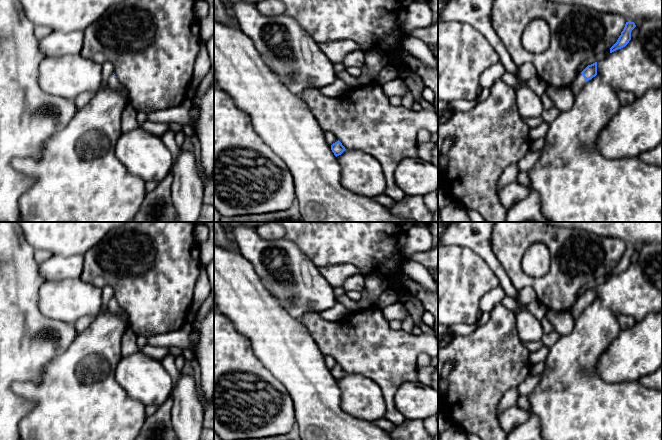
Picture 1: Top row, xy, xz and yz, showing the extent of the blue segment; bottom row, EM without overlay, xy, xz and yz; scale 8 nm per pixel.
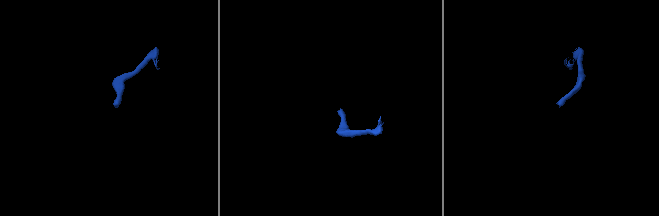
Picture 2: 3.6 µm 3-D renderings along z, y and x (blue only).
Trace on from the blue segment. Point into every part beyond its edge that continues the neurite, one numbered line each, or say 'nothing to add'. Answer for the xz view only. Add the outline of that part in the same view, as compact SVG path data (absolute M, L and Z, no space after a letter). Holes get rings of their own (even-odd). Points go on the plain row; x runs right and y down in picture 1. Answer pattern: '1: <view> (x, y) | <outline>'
nothing to add

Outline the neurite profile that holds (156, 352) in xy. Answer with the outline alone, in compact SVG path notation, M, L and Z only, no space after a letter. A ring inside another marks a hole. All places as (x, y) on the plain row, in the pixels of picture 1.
M150 344L145 345L141 350L145 354L151 356L153 359L157 359L160 361L168 354L170 354L170 351L167 347L155 346Z

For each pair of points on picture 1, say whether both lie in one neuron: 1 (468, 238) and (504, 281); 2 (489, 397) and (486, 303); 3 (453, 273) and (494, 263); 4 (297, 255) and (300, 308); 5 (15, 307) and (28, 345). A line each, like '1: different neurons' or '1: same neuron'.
1: same neuron
2: different neurons
3: different neurons
4: same neuron
5: same neuron

